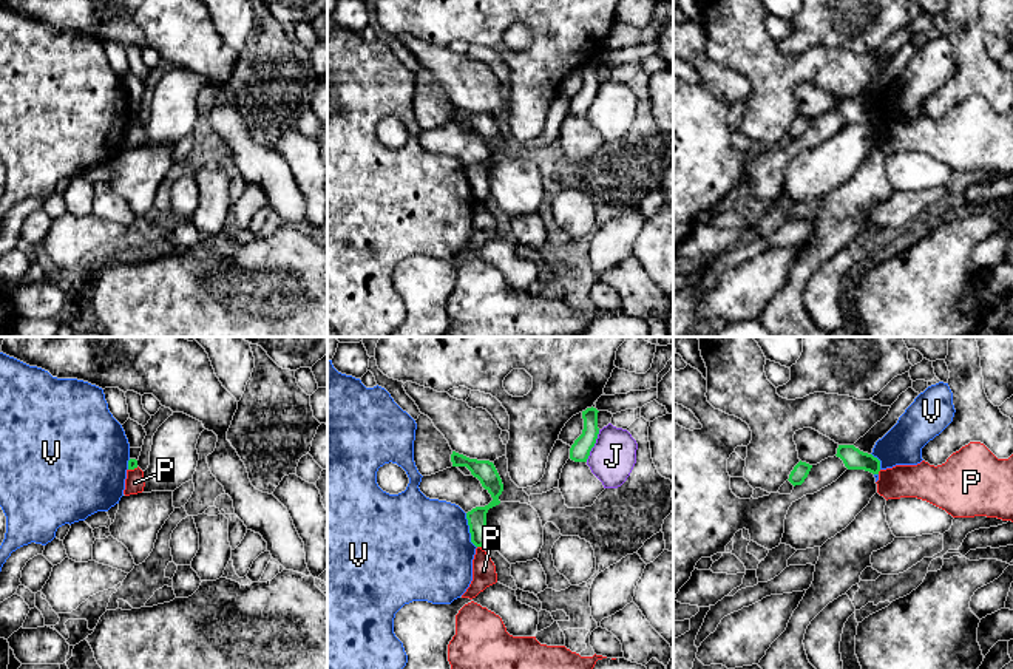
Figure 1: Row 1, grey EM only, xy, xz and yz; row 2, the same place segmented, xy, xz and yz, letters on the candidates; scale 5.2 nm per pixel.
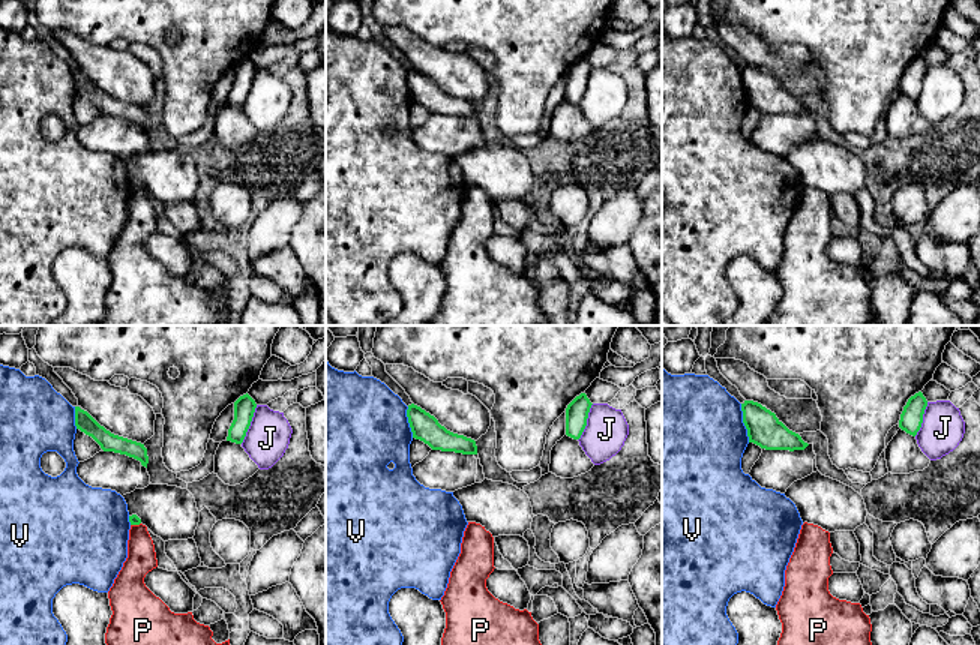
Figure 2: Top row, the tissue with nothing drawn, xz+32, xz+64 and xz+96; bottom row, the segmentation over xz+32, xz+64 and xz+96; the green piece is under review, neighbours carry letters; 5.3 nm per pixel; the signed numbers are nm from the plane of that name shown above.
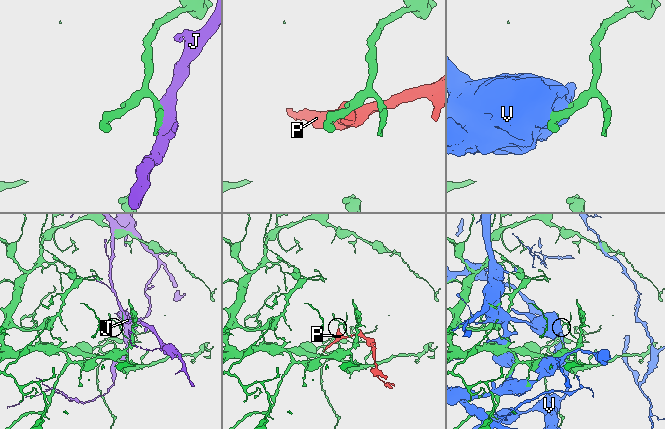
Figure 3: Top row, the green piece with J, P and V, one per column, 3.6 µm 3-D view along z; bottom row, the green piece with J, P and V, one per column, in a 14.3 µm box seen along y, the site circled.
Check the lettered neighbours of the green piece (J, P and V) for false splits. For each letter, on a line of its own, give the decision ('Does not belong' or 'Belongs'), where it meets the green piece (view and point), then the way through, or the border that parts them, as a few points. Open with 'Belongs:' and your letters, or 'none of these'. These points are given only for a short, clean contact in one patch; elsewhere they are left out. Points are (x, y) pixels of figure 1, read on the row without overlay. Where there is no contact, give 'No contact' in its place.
Belongs: none of these
J: Does not belong. Touches green at xz (593, 99)
P: Does not belong. Touches green at xz (481, 200). Boundary: xz (477, 200), (482, 201)
V: Does not belong. Touches green at xz (470, 184)

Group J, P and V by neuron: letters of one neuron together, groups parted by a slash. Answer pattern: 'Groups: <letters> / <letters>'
Groups: J / P / V

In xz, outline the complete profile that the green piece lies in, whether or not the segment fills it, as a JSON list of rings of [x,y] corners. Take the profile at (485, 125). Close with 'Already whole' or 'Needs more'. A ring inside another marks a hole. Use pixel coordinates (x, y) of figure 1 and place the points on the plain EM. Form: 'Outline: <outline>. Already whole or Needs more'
Outline: [[[452,105],[451,108],[452,121],[466,121],[474,131],[477,131],[482,141],[491,148],[493,155],[485,161],[476,161],[466,167],[471,196],[476,201],[483,201],[488,193],[486,167],[490,162],[500,158],[499,150],[503,145],[502,133],[490,114],[469,113],[463,108]]]. Already whole

